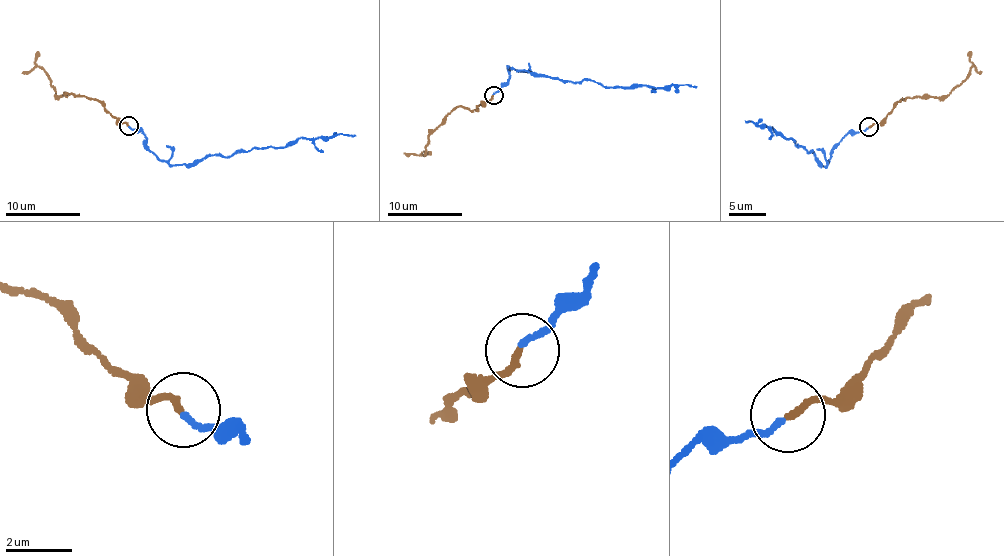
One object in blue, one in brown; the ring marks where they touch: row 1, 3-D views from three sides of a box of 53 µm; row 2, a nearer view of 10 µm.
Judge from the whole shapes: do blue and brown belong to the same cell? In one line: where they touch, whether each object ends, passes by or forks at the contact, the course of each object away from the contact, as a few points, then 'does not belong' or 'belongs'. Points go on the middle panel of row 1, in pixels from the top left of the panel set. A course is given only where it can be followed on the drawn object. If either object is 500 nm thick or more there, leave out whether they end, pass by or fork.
place (493, 95); blue ends; brown ends; course blue (493, 93), (506, 84), (508, 68), (512, 67), (567, 82), (594, 80), (605, 87), (696, 86); course brown (494, 96), (473, 110), (452, 108), (430, 131), (427, 153), (403, 153); belongs

